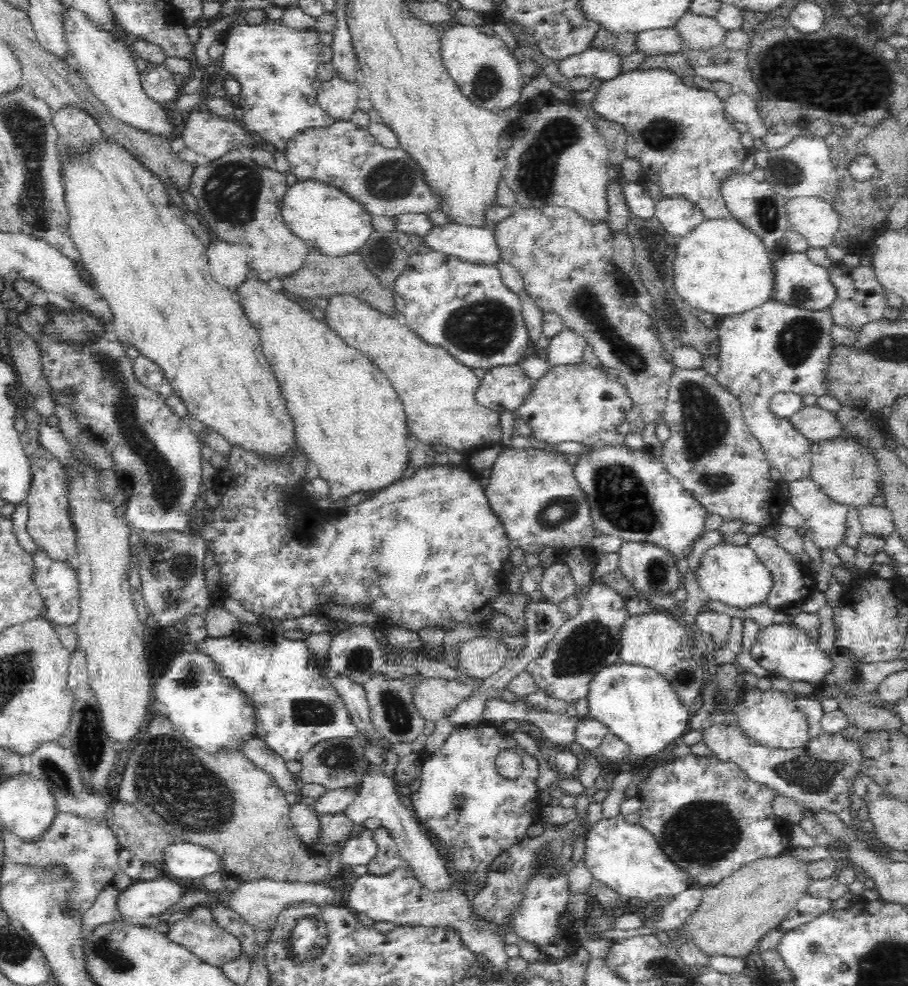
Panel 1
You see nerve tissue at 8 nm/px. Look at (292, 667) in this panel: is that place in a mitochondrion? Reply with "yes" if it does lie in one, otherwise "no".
no

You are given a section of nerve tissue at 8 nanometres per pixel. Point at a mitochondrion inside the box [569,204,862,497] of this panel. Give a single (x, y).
(704, 425)

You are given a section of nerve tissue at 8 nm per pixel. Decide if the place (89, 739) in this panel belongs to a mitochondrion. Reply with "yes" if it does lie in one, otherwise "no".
yes

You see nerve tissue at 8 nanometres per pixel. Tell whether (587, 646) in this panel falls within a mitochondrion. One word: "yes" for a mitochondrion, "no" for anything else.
yes

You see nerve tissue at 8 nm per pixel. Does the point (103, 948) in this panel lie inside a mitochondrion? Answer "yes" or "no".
yes

